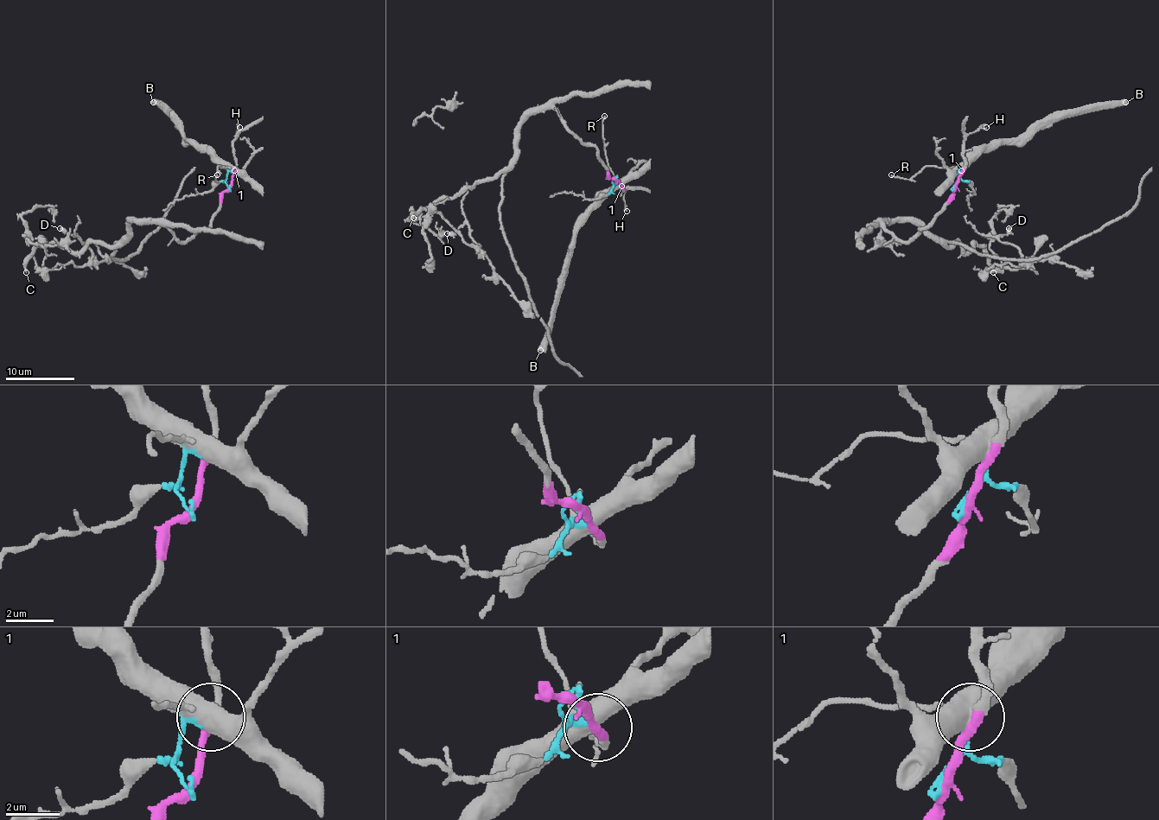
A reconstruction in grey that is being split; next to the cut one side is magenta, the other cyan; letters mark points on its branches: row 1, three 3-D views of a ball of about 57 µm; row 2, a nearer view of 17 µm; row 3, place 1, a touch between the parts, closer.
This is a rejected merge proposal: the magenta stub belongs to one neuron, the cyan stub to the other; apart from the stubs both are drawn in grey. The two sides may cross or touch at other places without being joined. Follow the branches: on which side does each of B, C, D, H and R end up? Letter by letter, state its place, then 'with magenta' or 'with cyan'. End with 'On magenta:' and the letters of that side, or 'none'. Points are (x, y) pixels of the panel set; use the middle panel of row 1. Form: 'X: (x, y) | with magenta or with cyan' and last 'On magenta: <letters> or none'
B: (540, 350) | with cyan
C: (413, 218) | with magenta
D: (447, 233) | with magenta
H: (627, 211) | with magenta
R: (604, 116) | with cyan
On magenta: C, D, H

